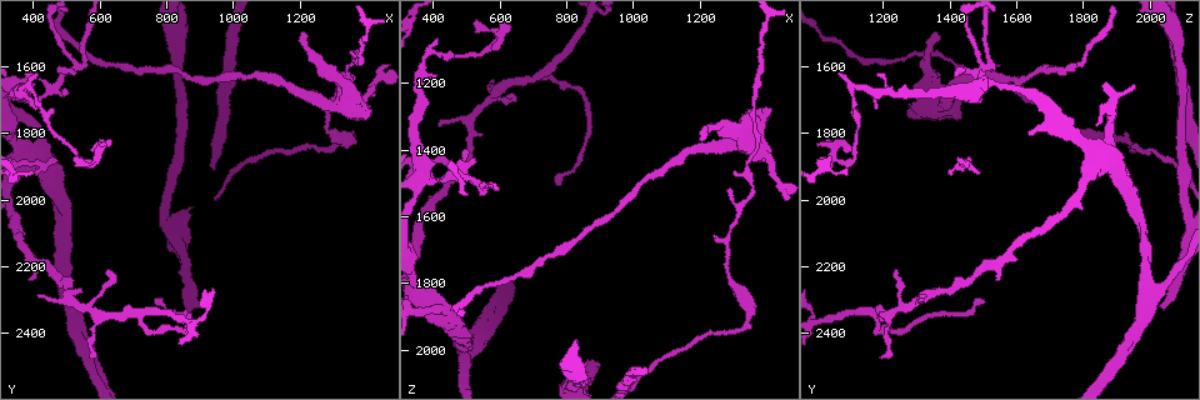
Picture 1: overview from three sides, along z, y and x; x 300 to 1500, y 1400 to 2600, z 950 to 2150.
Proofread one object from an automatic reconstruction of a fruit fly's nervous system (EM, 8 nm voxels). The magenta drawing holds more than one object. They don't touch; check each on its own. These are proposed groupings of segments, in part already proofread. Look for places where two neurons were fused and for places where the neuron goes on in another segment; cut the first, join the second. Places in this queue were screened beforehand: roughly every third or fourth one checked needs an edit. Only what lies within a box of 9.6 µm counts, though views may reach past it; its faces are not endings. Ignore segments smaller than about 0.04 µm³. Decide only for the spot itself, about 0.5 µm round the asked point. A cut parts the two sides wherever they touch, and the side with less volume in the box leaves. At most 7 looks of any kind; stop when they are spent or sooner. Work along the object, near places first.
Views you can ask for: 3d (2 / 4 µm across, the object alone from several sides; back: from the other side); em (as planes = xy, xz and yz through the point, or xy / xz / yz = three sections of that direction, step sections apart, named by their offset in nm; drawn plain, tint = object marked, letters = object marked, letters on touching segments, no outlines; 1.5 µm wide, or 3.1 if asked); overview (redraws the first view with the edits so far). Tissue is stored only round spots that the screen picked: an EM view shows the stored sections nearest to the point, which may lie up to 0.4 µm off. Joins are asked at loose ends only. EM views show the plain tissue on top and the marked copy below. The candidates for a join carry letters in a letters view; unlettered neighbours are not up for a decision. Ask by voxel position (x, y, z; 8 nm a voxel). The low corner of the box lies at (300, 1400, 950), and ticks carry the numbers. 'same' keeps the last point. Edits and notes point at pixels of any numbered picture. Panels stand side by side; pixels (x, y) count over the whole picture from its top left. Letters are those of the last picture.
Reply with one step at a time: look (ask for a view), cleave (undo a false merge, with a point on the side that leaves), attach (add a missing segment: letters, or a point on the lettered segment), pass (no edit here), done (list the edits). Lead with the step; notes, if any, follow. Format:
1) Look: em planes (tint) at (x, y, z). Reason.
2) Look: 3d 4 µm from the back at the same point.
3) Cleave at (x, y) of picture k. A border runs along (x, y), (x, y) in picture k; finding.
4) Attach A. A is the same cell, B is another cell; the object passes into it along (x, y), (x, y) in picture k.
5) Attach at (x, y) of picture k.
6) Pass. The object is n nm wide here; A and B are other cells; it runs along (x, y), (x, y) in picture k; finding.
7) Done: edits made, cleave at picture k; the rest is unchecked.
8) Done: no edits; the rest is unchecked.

Look: 3d 4 µm at (780, 2300, 1510). Long arm stops here.

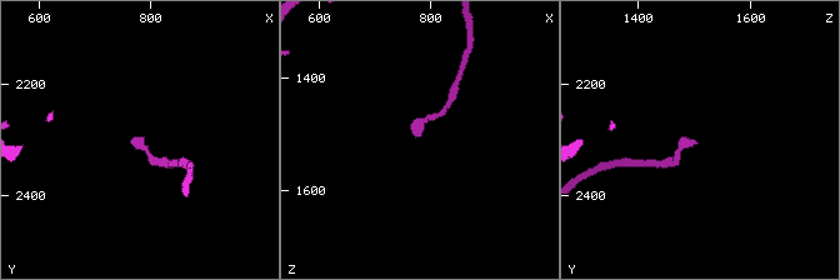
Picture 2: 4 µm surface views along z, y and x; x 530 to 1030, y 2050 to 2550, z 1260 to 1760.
Look: em yz step 8 (letters) at (775, 2305, 1500).

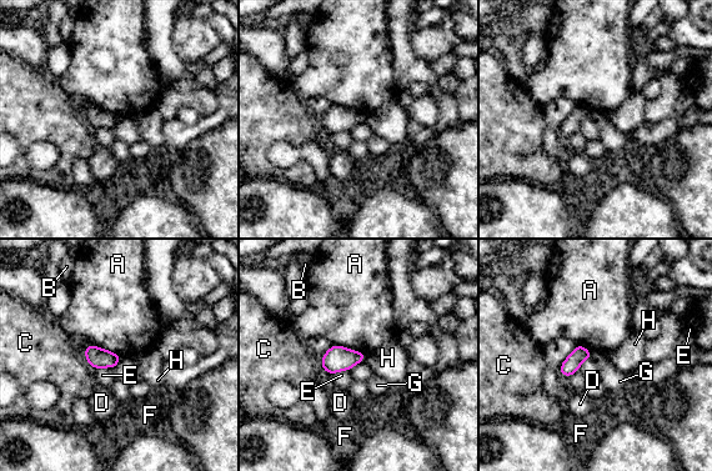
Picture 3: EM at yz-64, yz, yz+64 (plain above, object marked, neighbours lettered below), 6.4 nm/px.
Look: em planes (letters) at the same point. Another direction.

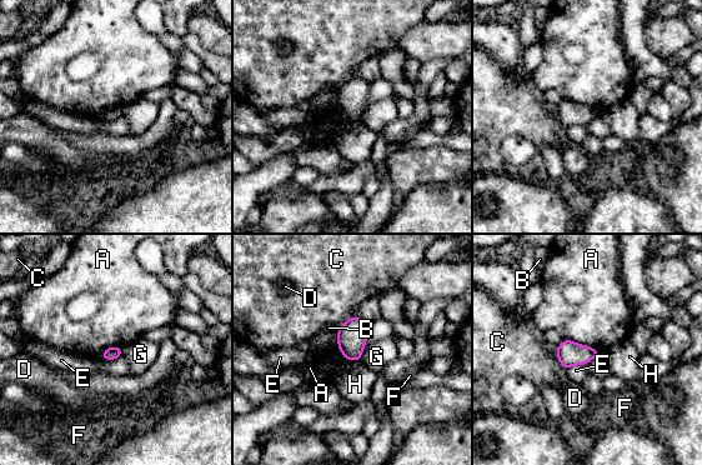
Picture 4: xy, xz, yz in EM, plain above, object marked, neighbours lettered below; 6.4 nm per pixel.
Pass. A, B, C, D, E, F, G and H are other cells; a border runs along (563, 338), (596, 348), (600, 351) in picture 4; none of them fits.

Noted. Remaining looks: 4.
Look: 3d 4 µm from the back at (1200, 1490, 1370). Branch stops here.

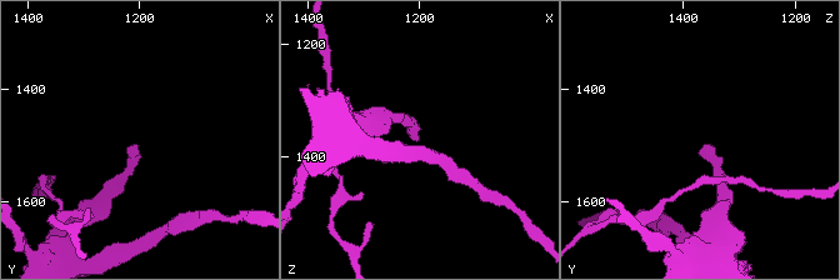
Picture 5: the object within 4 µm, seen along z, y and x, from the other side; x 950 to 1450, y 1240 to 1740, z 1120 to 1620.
Look: em planes (letters) at (1200, 1500, 1360). Now the EM.

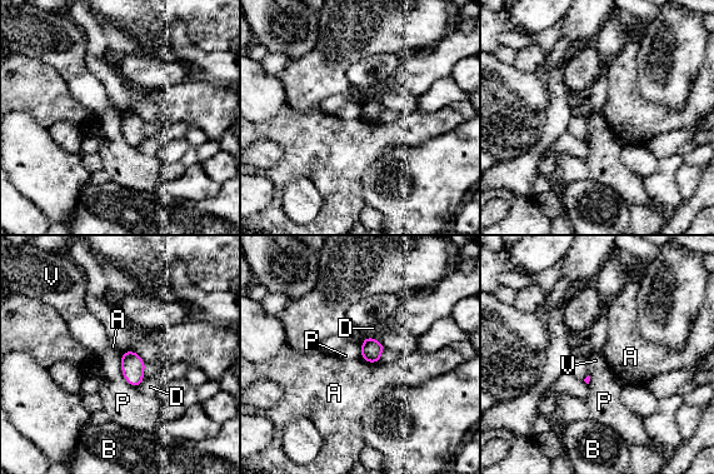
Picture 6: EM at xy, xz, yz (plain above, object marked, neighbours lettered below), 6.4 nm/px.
Pass. A, B, D, P and V are other cells; a border runs along (120, 354), (121, 370) in picture 6; none of them fits.

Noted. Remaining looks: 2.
Look: em planes (tint) at (410, 1620, 1070). Thin end.

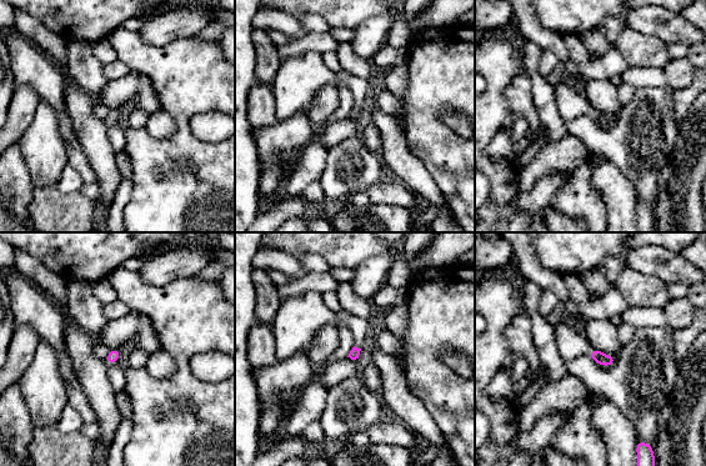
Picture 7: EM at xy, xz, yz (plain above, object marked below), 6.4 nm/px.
Look: em planes (letters) at the same point. What lies round it.

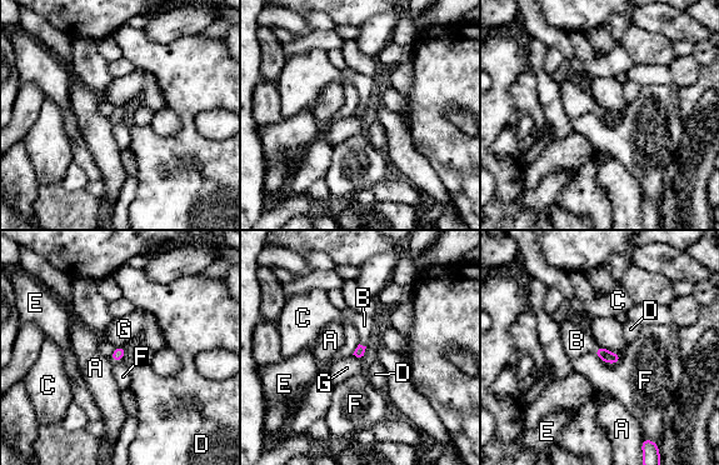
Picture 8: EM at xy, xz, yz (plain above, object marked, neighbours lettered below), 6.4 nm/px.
Attach B. B is the same cell, A, C, D, E, F and G are other cells; the object passes into it along (603, 354), (595, 349), (577, 340) in picture 8; the neuron continues.

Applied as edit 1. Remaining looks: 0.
Done: edits made, attach at picture 8; the rest is unchecked.

